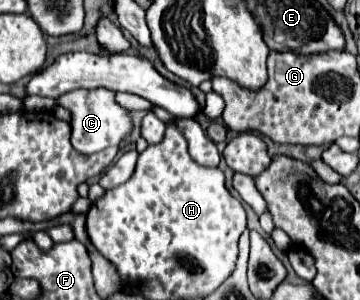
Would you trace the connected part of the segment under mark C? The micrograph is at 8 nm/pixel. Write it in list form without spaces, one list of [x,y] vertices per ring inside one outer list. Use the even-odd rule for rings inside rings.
[[[77,88],[63,94],[55,102],[71,112],[71,144],[81,154],[95,154],[107,146],[119,146],[121,140],[133,130],[131,112],[115,100],[115,92],[109,88]]]

